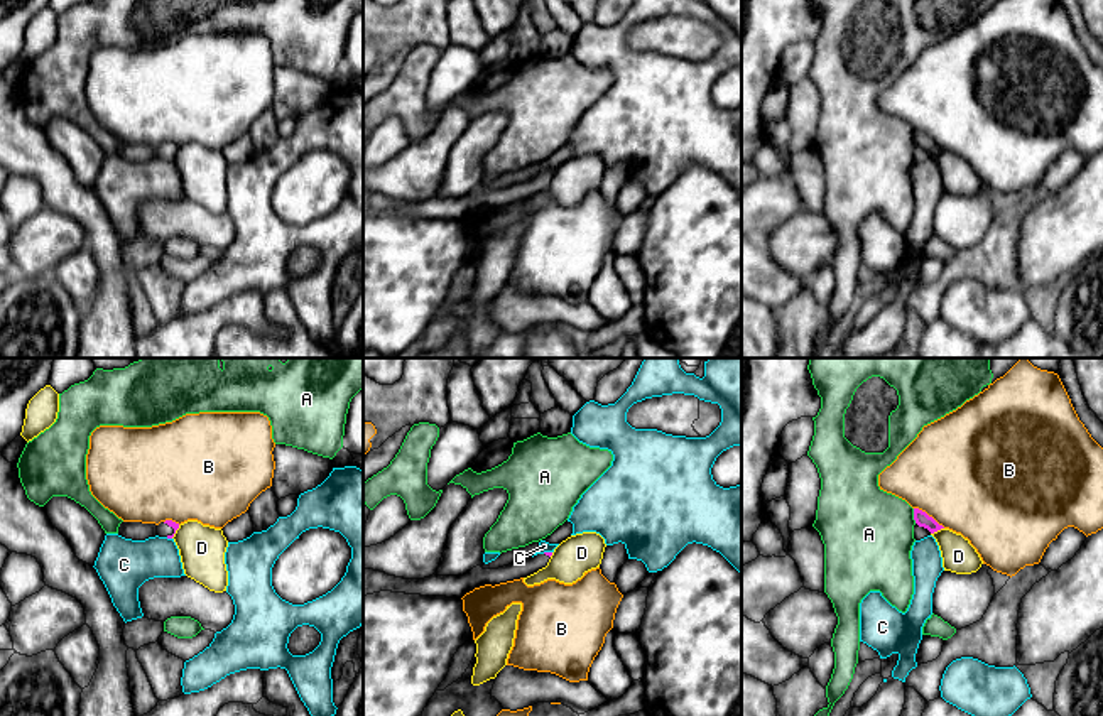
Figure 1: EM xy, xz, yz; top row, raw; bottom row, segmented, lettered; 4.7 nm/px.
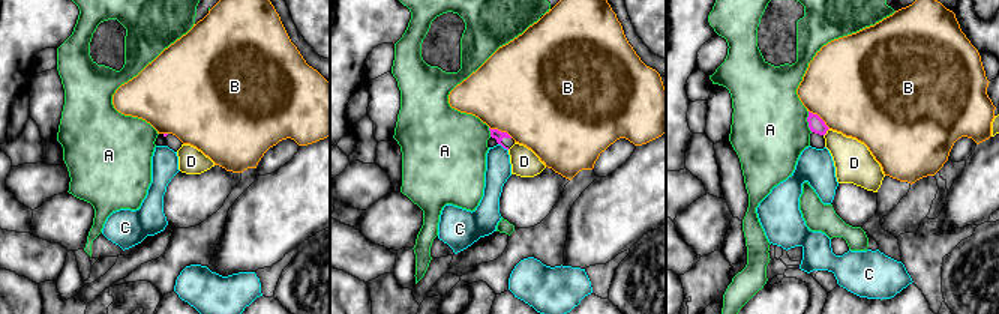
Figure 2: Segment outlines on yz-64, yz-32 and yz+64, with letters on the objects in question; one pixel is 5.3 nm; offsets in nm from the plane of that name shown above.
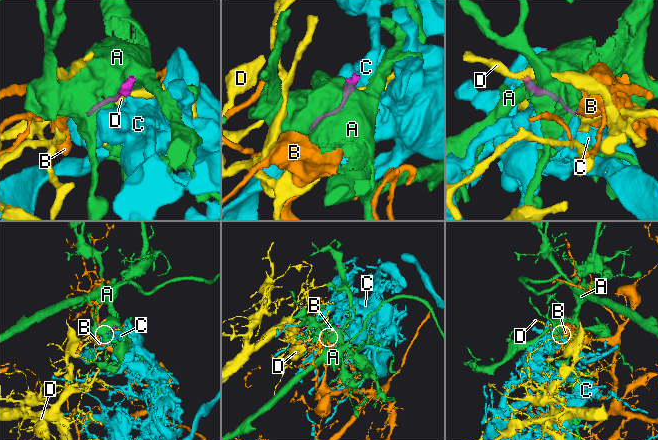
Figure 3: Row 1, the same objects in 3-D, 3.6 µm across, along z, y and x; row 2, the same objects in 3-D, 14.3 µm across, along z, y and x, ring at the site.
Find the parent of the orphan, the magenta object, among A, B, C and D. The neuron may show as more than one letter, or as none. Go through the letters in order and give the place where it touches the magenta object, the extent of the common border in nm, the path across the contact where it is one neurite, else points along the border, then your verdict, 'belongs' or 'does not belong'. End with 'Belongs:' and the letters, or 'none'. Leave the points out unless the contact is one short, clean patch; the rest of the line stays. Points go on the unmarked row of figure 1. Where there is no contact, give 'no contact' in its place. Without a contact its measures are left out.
A: yz (914, 137) | 70 nm | does not belong
B: yz (928, 137) | 180 nm | does not belong
C: xz (546, 174) | 50 nm | does not belong
D: yz (936, 152) | 70 nm | does not belong
Belongs: none

